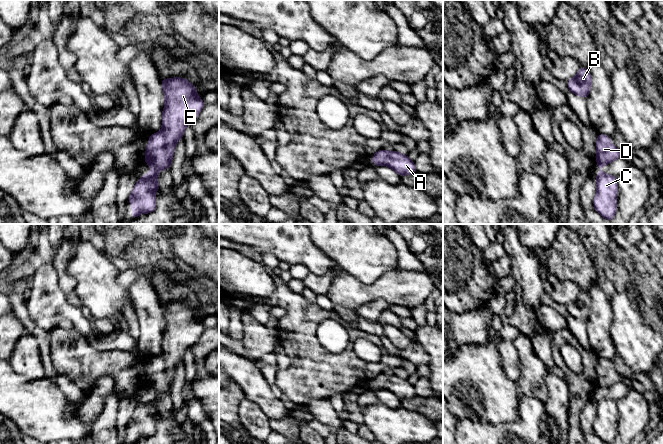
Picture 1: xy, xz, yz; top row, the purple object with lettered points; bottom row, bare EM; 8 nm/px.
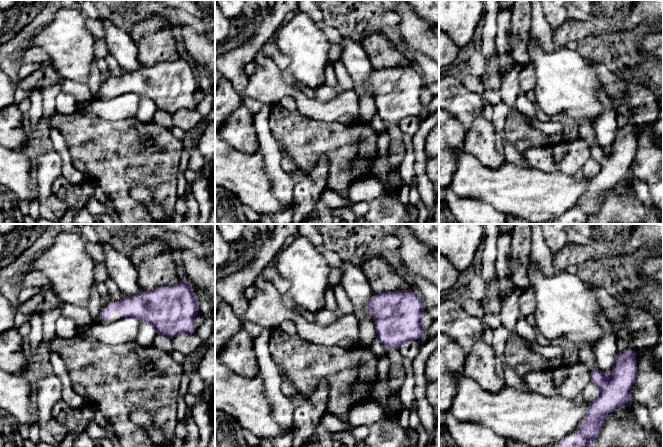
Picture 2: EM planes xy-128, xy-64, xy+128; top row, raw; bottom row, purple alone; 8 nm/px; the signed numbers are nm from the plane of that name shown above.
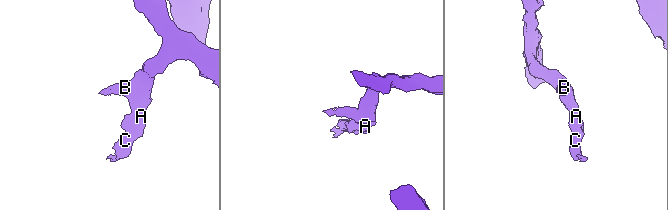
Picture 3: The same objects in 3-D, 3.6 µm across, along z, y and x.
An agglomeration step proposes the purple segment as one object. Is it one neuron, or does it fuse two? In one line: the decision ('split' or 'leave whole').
leave whole

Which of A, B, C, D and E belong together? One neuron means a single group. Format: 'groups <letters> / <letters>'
groups A B C D E

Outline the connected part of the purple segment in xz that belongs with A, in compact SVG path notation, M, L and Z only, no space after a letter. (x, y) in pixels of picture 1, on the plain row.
M381 373L372 380L372 386L374 390L388 390L400 400L412 399L417 395L414 385L407 379L401 378L397 375L385 375Z

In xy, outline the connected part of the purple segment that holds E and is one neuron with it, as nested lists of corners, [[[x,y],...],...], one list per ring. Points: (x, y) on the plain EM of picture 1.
[[[185,302],[161,303],[165,320],[165,330],[162,335],[162,354],[159,357],[149,359],[149,367],[146,370],[144,385],[149,392],[153,391],[154,396],[148,396],[140,401],[133,412],[128,426],[132,429],[132,443],[137,443],[141,437],[151,437],[156,434],[155,417],[160,413],[158,409],[158,397],[163,393],[170,393],[174,379],[174,372],[178,364],[183,362],[184,354],[189,347],[192,347],[202,335],[205,327],[196,317],[196,311]]]

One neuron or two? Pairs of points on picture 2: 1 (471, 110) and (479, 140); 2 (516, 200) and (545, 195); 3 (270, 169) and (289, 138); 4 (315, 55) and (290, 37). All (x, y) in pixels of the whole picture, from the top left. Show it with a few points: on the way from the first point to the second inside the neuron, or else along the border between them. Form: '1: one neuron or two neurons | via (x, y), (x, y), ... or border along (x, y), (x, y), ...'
1: two neurons | border along (481, 114), (474, 119), (471, 126), (465, 132)
2: one neuron | via (523, 195), (538, 195)
3: two neurons | border along (269, 119), (271, 133), (278, 141)
4: one neuron | via (309, 49), (299, 39), (296, 39)

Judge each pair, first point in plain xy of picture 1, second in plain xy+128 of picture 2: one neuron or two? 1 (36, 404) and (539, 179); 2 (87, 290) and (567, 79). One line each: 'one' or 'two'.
1: one
2: one

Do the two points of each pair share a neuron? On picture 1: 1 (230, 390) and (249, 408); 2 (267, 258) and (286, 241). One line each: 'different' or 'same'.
1: different
2: different

